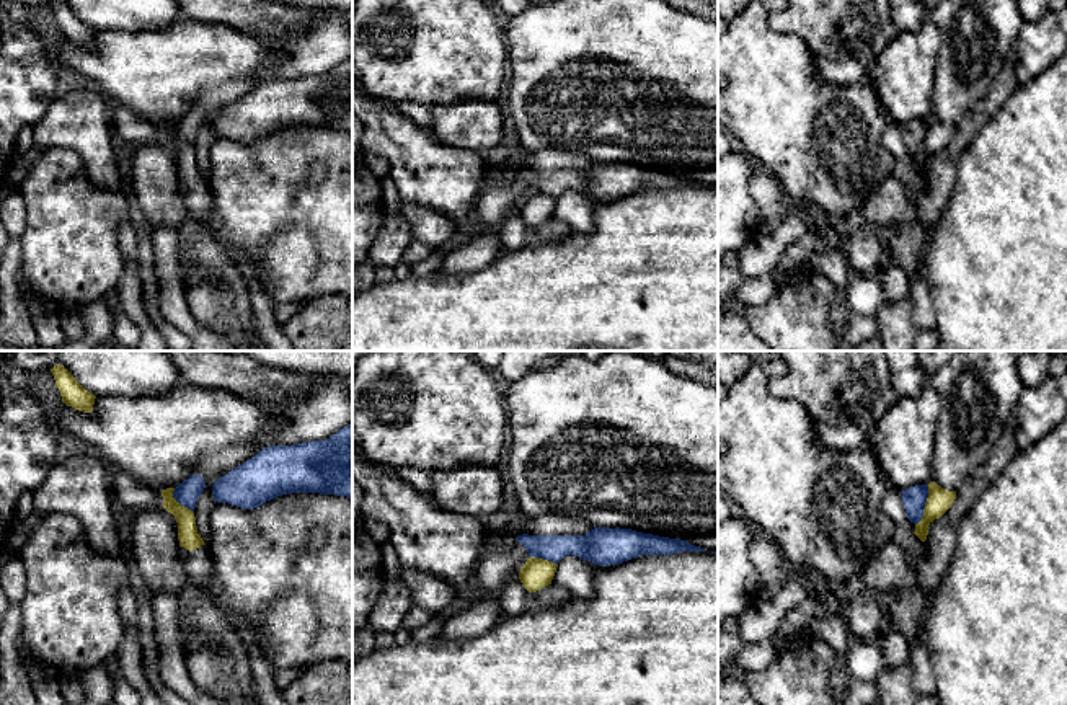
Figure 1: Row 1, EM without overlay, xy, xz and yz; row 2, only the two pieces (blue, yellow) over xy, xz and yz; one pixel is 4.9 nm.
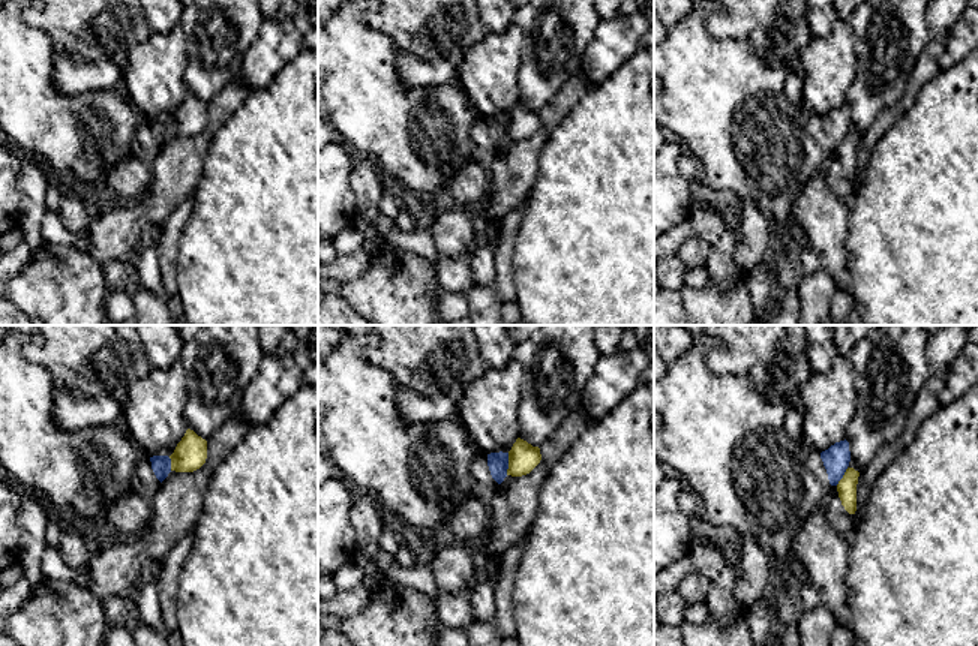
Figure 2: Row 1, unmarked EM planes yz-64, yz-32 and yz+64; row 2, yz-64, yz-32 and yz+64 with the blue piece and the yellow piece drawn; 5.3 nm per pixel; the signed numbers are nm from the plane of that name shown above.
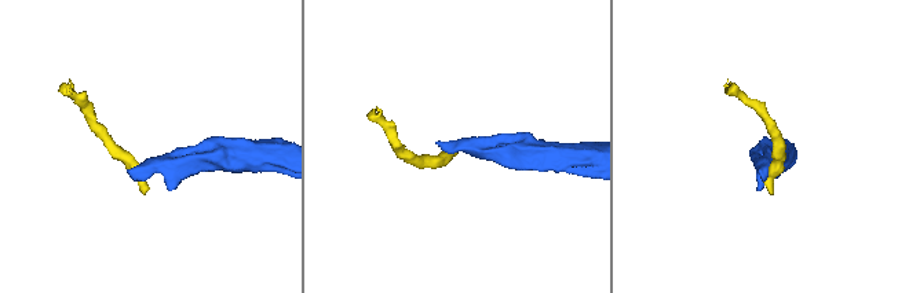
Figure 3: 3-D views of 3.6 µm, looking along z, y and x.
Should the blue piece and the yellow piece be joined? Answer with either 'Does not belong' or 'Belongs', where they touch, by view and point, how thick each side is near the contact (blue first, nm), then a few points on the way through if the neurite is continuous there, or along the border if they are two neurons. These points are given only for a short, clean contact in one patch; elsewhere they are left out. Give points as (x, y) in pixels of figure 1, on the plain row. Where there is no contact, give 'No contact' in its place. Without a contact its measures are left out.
Does not belong. Touches blue at yz (924, 139). Thickness 120 nm (blue) against 120 nm. Boundary: yz (929, 119), (924, 150), (916, 159)

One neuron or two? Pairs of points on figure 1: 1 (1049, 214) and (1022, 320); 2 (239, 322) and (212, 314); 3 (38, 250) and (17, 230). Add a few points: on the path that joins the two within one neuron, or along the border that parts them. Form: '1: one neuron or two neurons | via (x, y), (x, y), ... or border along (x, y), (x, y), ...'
1: one neuron | via (1049, 240), (1048, 294)
2: one neuron | via (232, 317), (219, 314)
3: two neurons | border along (22, 195), (25, 232), (18, 239)

